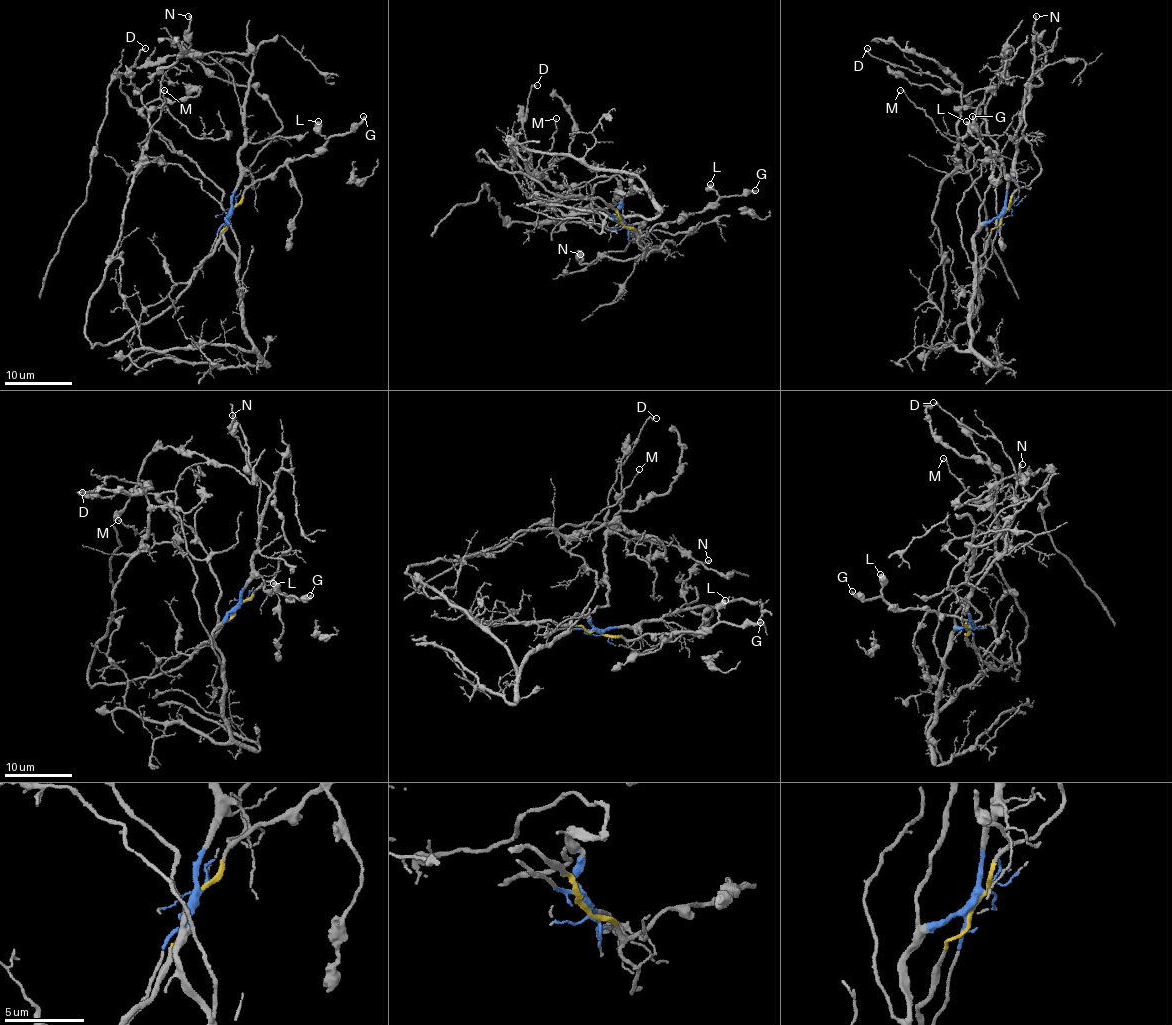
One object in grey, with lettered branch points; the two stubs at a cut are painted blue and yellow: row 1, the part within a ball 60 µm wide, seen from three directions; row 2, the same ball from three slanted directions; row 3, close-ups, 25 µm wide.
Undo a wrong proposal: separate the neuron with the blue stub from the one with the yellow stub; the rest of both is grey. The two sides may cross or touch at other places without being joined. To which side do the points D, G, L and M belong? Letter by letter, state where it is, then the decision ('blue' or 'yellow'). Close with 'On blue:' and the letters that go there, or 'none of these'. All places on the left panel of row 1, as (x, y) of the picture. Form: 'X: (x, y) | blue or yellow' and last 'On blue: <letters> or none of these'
D: (145, 48) | blue
G: (363, 116) | yellow
L: (318, 121) | yellow
M: (164, 90) | blue
On blue: D, M

